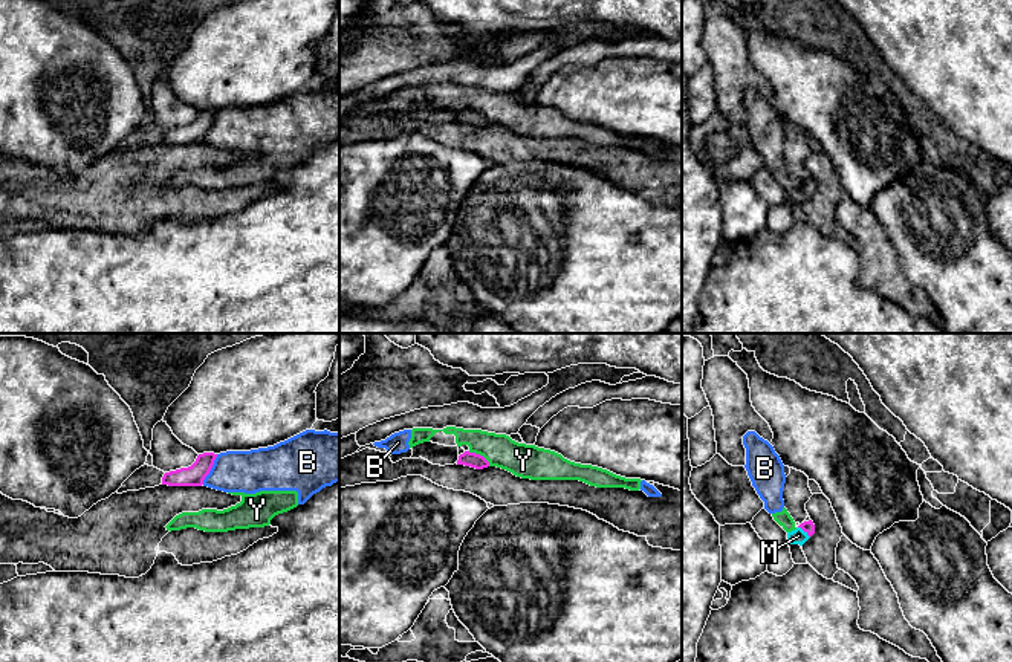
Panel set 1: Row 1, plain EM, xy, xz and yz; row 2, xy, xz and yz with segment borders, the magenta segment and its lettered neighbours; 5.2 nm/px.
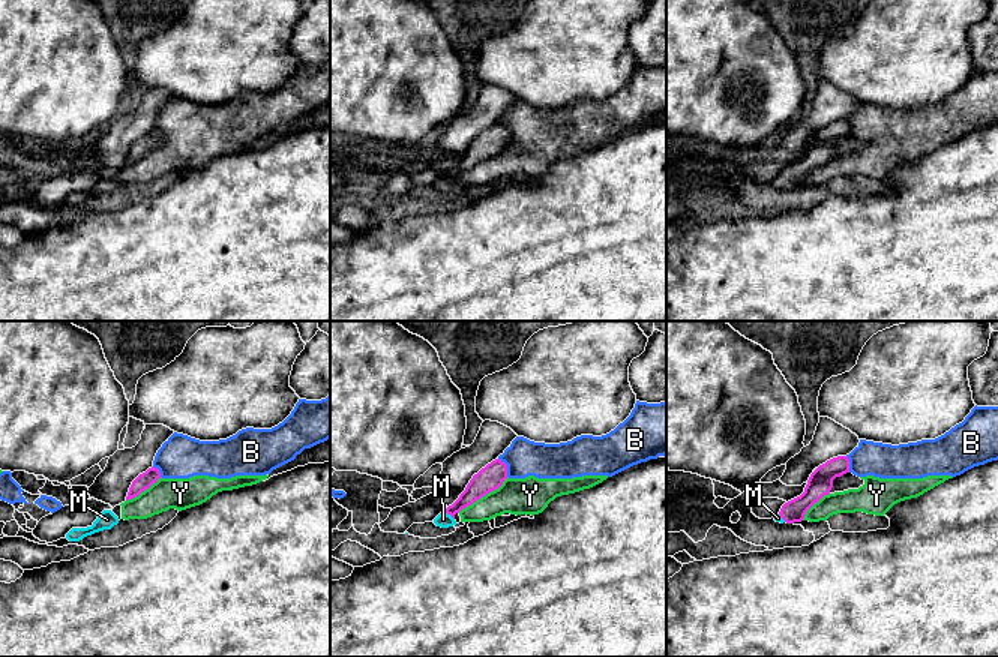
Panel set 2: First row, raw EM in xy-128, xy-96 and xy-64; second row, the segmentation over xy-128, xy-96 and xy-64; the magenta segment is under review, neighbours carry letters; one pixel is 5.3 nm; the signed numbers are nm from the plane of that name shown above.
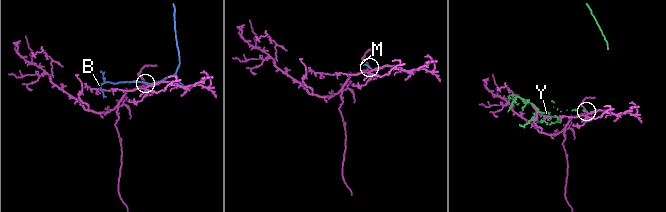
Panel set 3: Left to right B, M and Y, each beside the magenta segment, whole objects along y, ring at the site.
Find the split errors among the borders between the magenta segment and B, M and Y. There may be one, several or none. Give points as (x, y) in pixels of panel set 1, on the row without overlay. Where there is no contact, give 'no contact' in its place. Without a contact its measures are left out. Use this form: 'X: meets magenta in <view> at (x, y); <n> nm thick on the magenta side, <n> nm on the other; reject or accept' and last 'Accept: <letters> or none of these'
B: meets magenta in xy at (210, 127); 110 nm thick on the magenta side, 220 nm on the other; reject
M: meets magenta in yz at (804, 188); 60 nm thick on the magenta side, 80 nm on the other; accept
Y: meets magenta in xz at (479, 112); 80 nm thick on the magenta side, 180 nm on the other; reject
Accept: M

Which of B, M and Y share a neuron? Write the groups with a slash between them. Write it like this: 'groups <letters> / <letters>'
groups B Y / M

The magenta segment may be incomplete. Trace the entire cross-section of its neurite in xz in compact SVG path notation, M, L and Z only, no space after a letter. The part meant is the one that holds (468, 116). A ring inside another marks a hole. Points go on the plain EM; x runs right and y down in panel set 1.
M465 109L463 112L459 113L457 122L483 127L489 124L489 119L480 112Z

